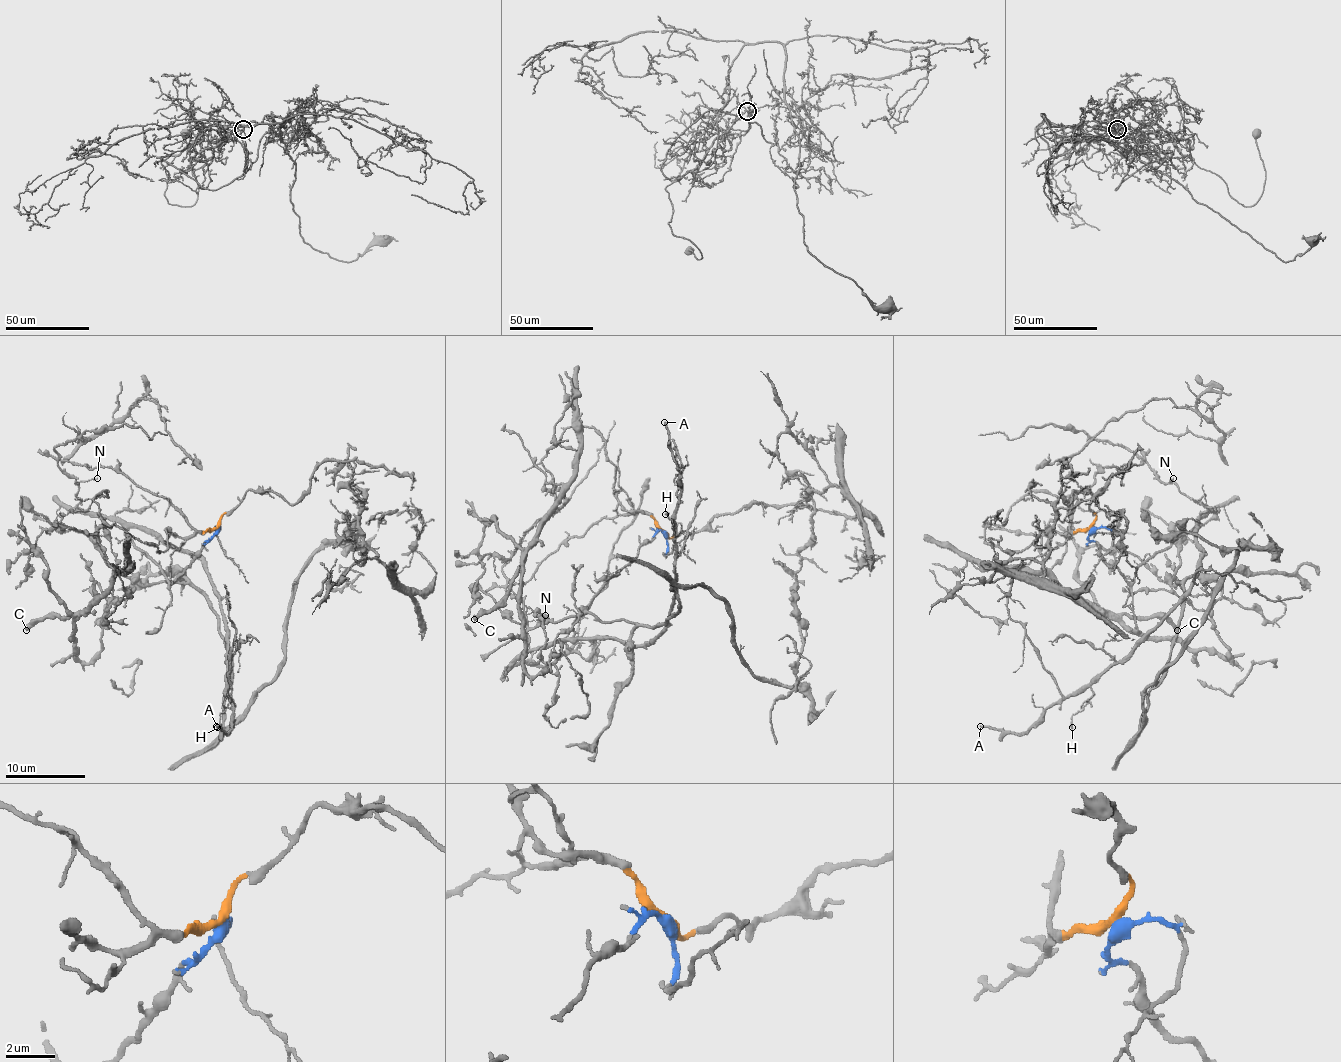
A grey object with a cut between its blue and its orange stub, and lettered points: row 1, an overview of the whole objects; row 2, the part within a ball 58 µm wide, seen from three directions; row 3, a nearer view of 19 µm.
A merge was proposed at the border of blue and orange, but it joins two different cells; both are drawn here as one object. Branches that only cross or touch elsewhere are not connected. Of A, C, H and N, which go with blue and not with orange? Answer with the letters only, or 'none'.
A, H, N

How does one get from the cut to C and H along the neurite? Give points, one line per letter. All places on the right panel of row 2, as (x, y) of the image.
C: (1090, 529), (986, 543), (1034, 491), (1114, 515), (1112, 551), (1088, 547), (1078, 581), (1108, 614), (1178, 630)
H: (1092, 529), (1098, 553), (1130, 581), (1195, 527), (1203, 551), (1185, 597), (1090, 686), (1072, 728)

